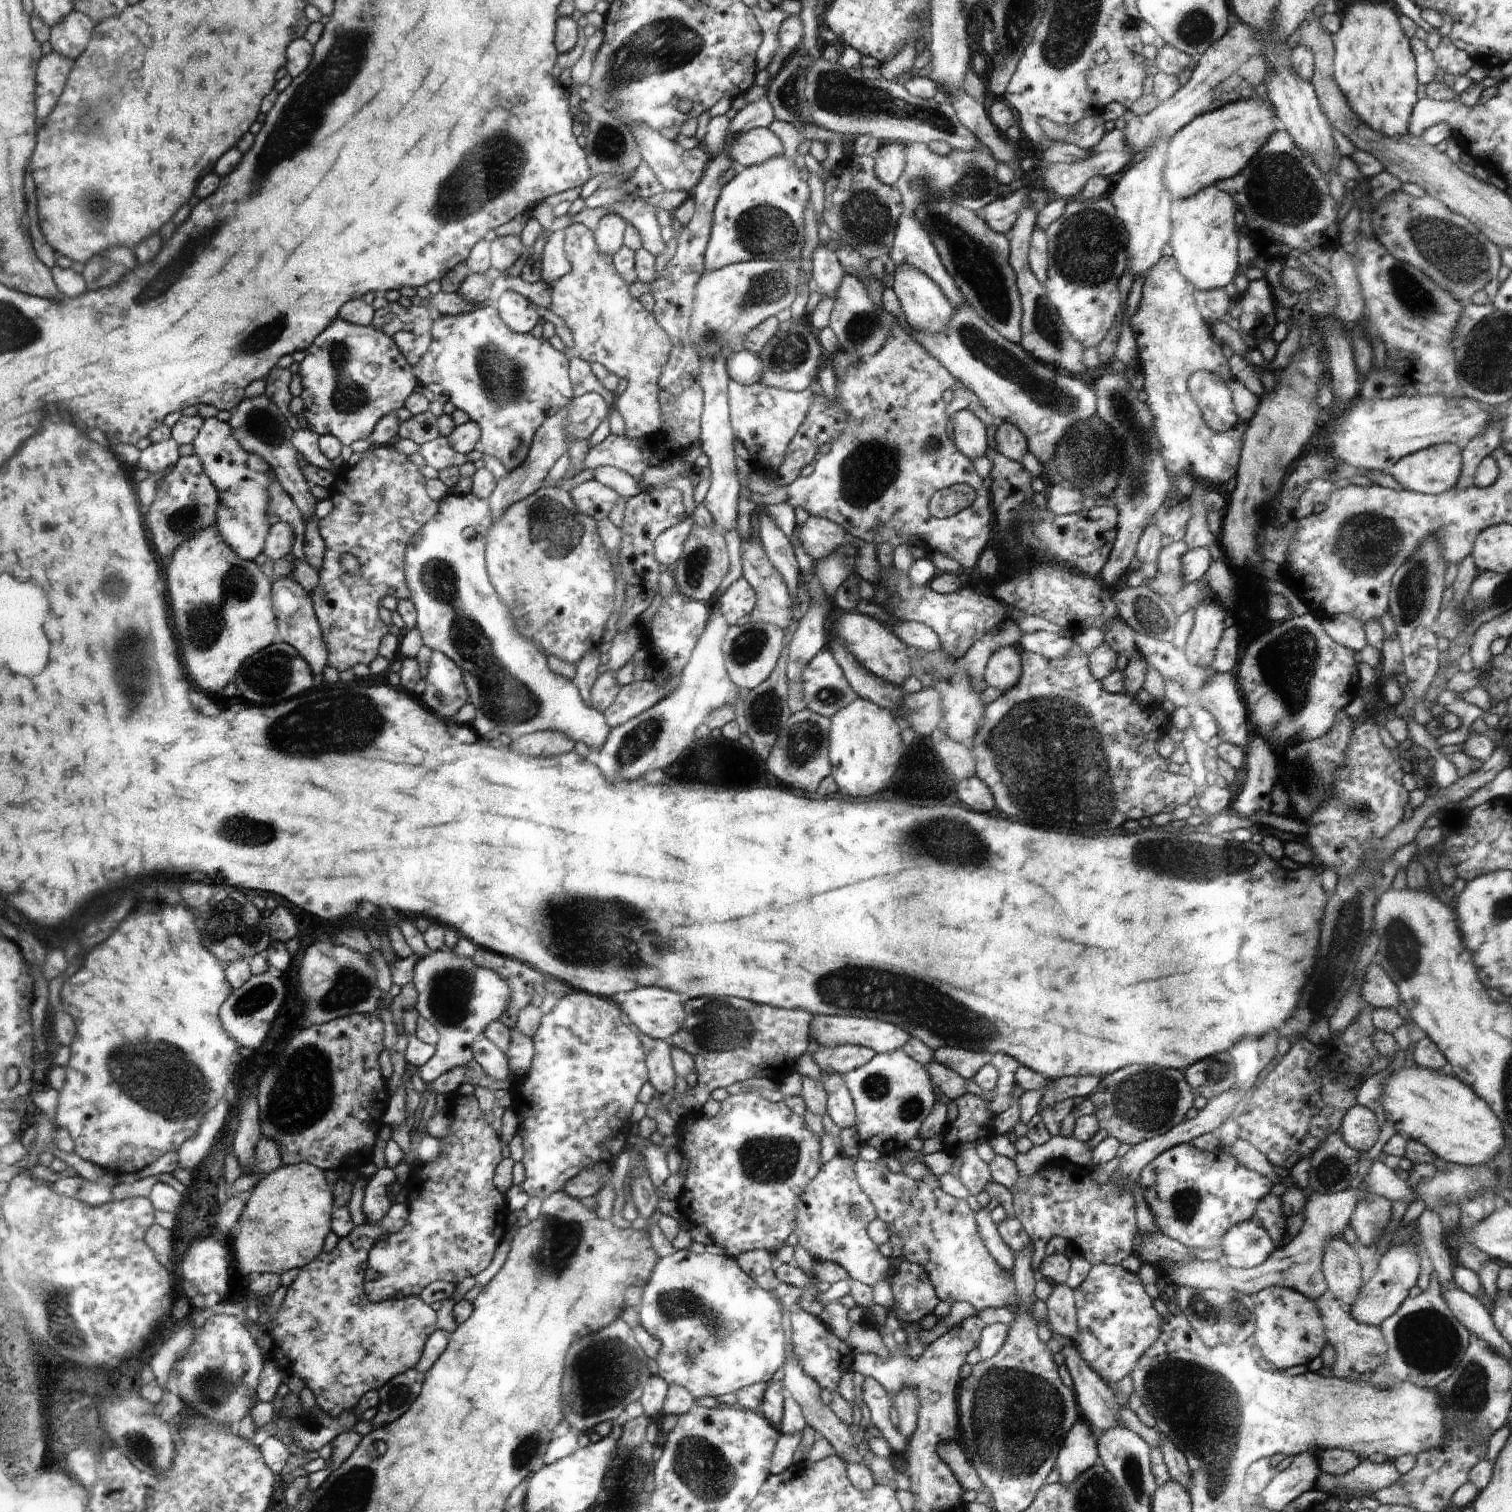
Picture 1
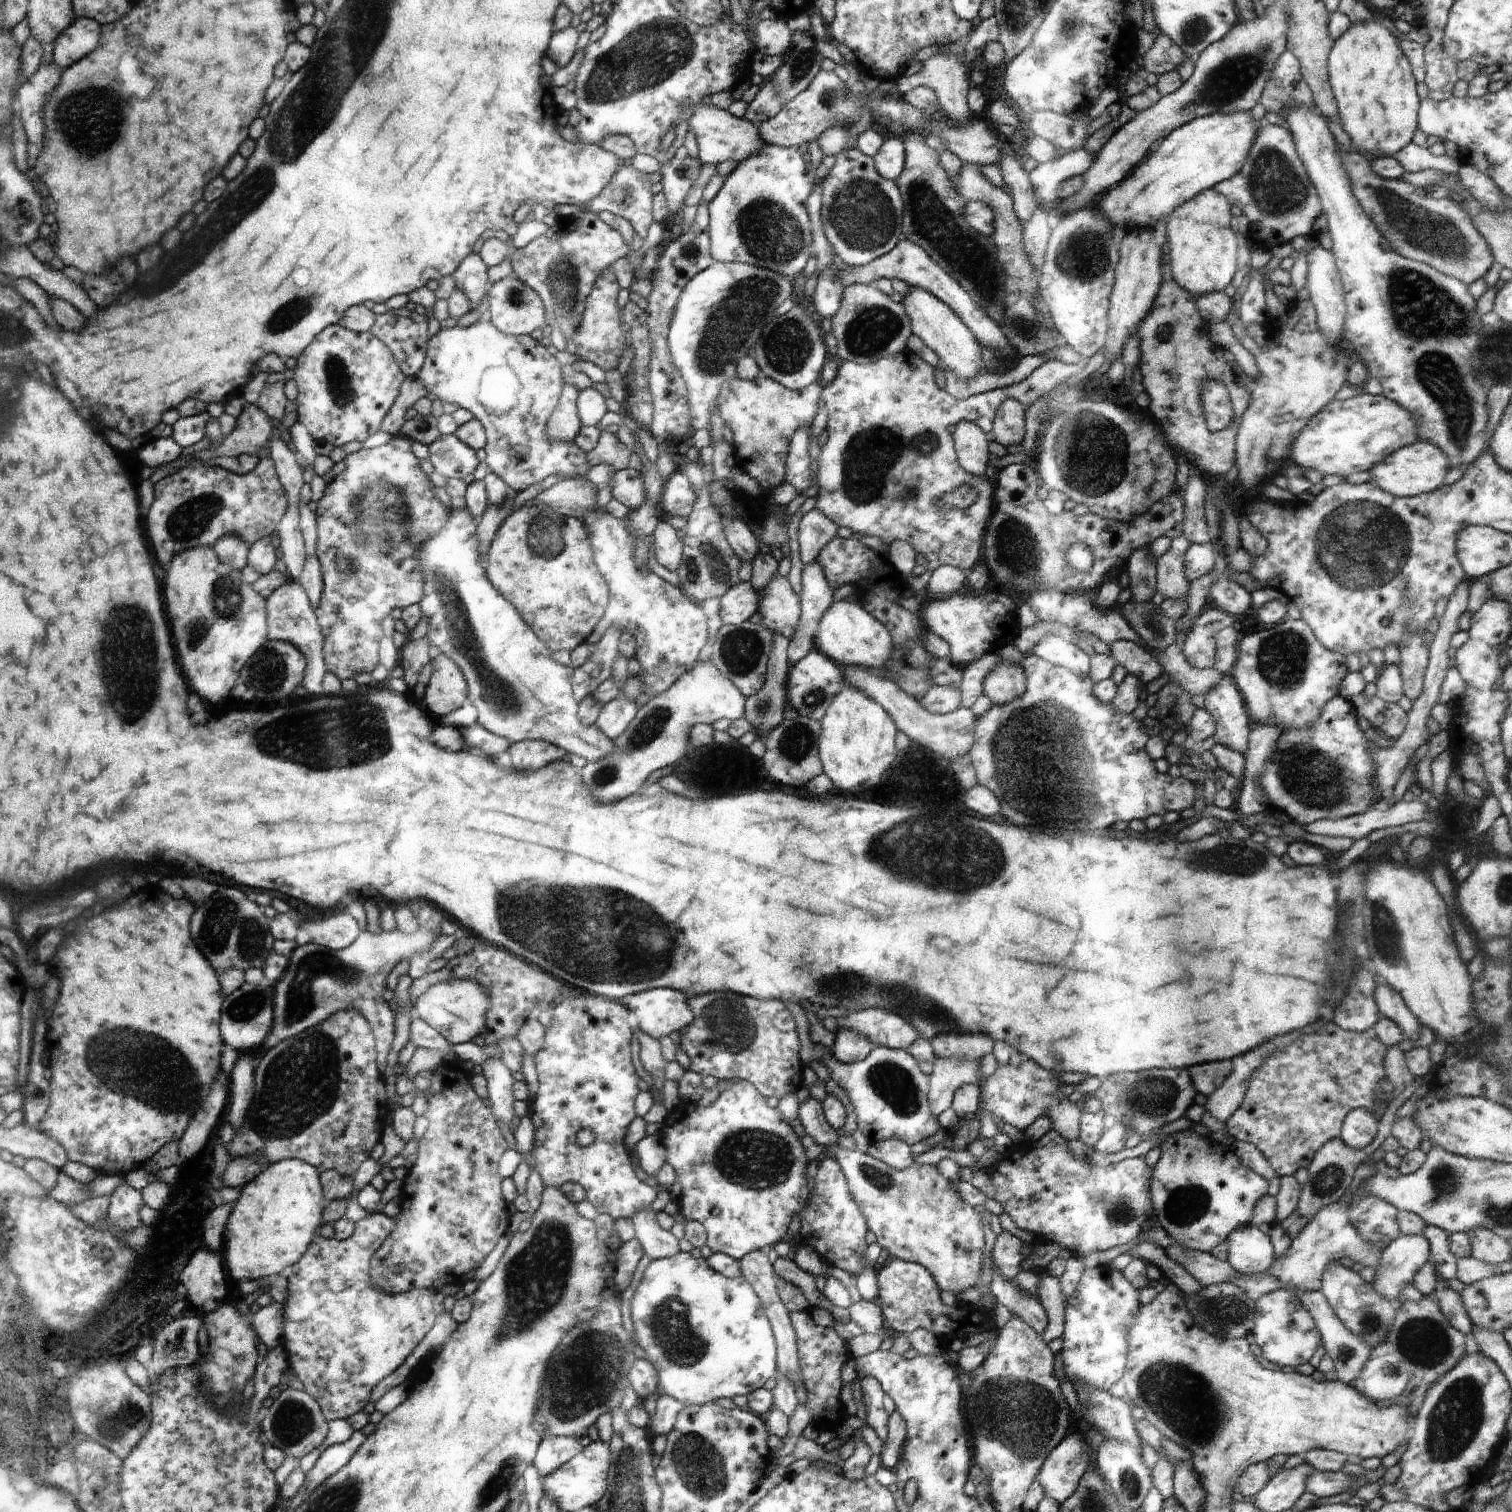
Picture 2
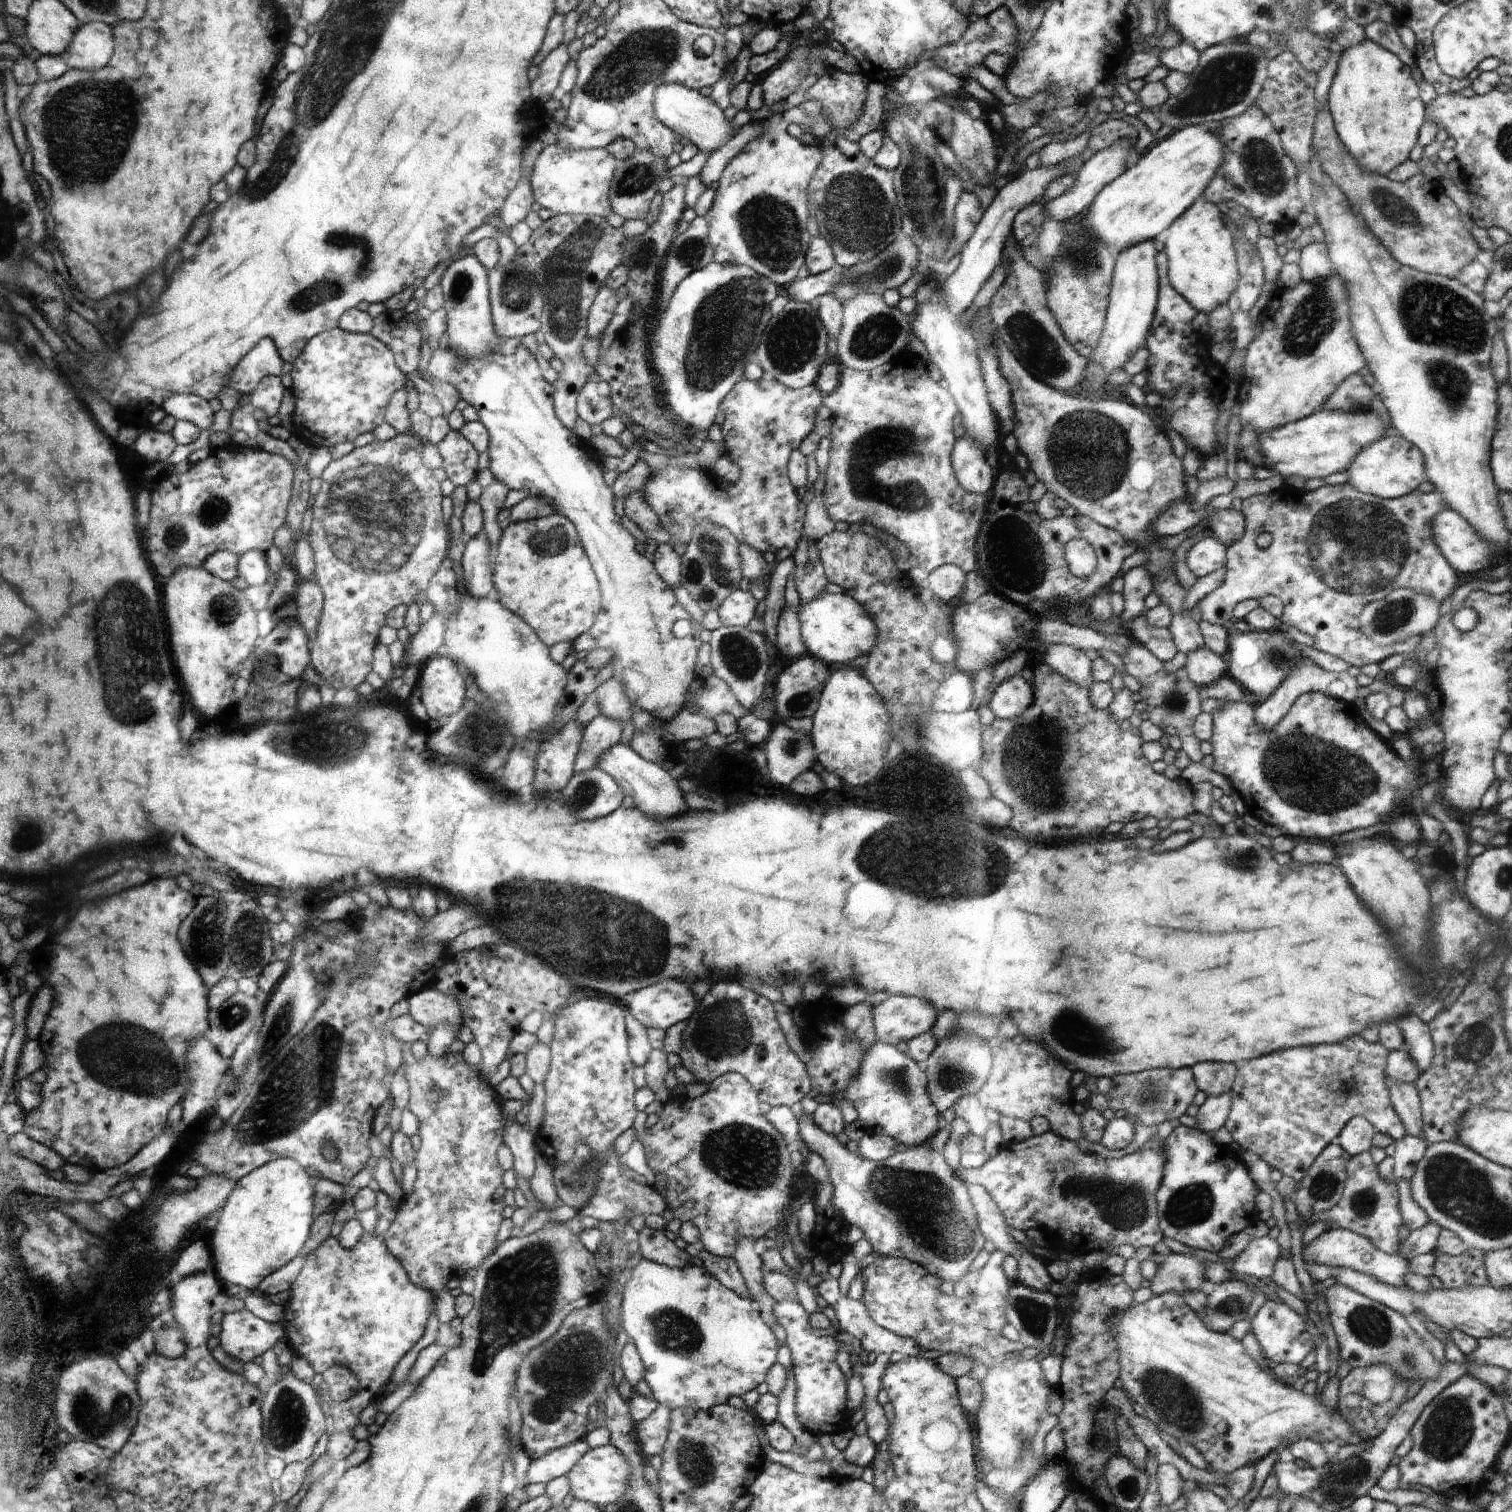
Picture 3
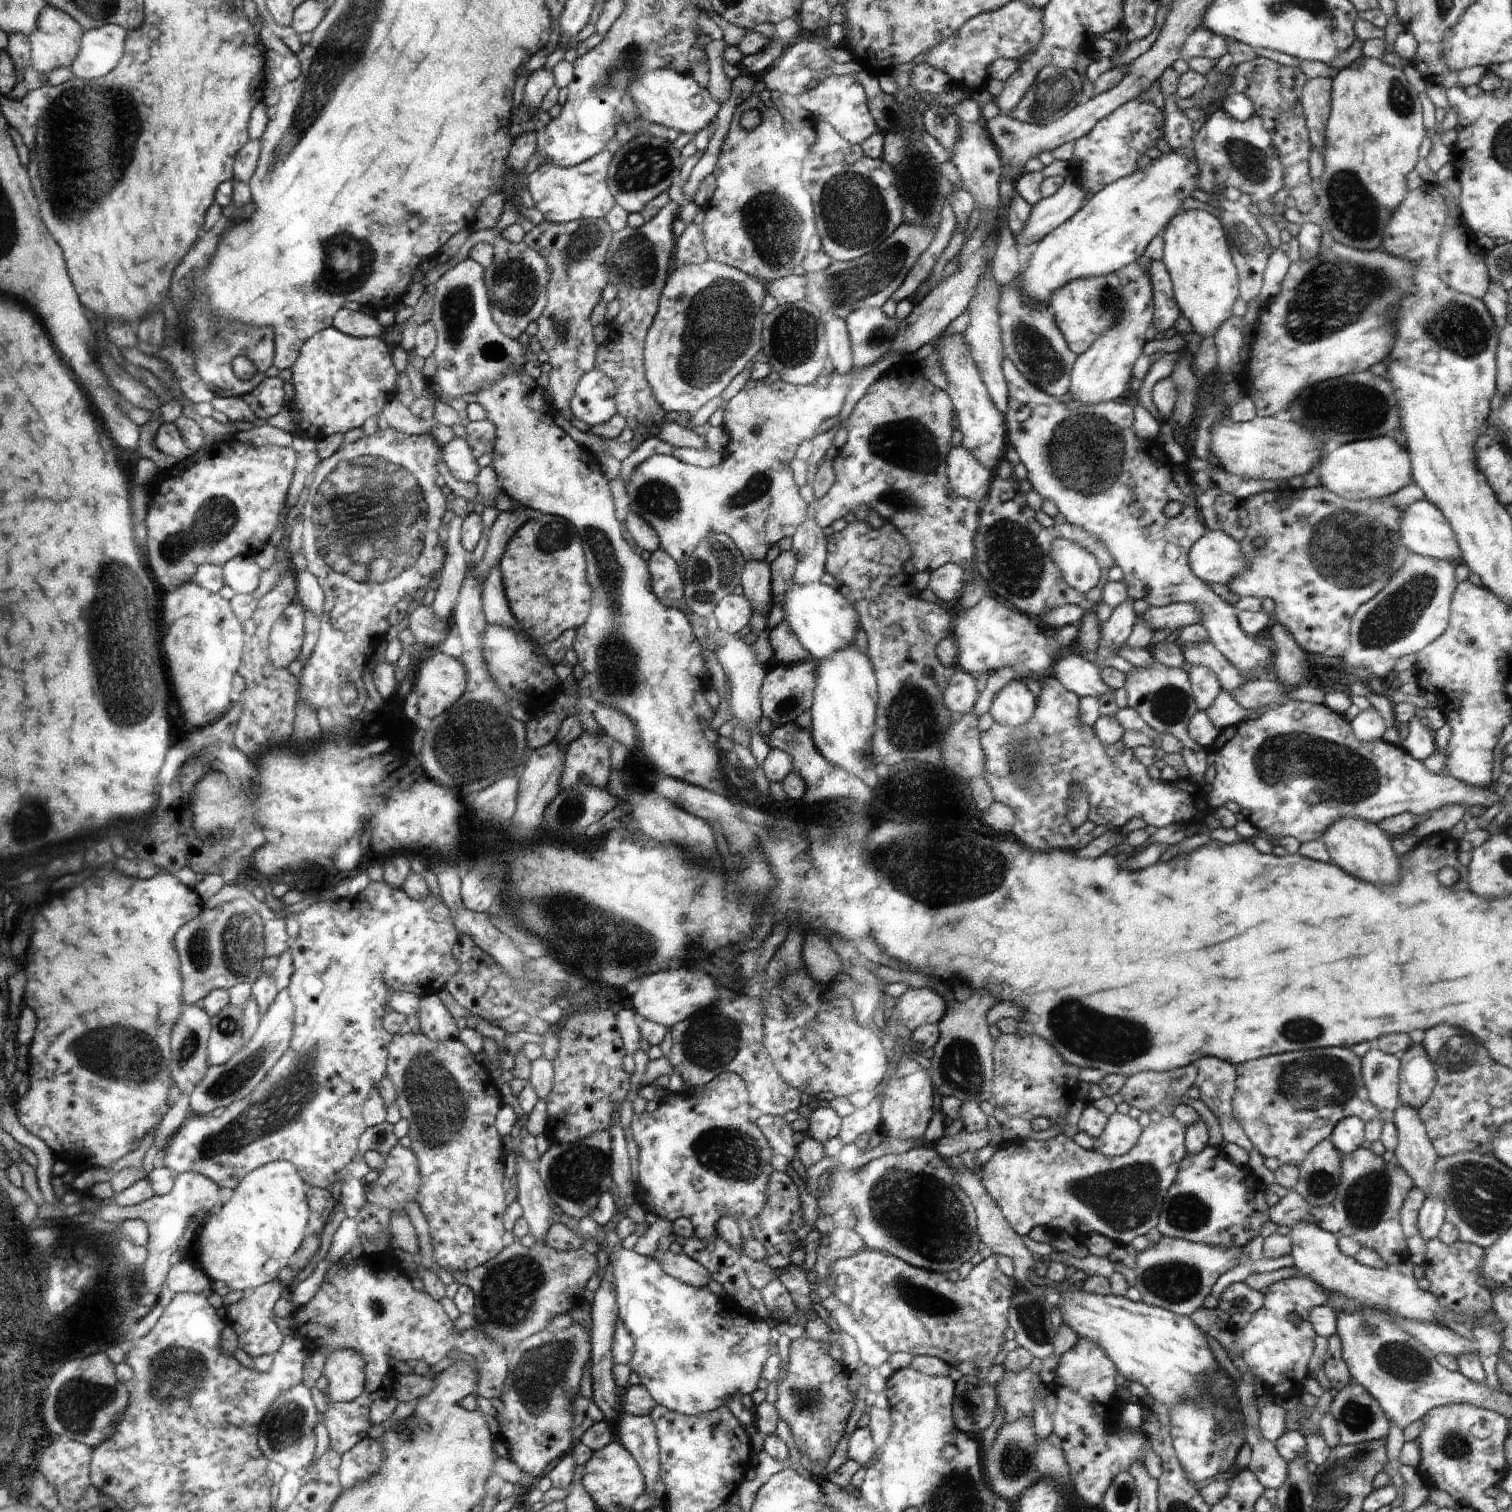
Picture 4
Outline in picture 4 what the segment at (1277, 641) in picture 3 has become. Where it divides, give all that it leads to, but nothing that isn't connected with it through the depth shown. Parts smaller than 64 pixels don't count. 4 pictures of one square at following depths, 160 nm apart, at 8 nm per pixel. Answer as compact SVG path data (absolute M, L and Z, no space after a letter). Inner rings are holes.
M1005 356L1002 361L1003 375L1005 376L1008 388L1009 388L1009 405L1008 410L1003 417L1005 418L1005 429L1007 430L1006 442L1014 447L1014 450L1018 453L1021 462L1027 468L1027 478L1030 480L1034 489L1040 493L1043 499L1054 500L1054 504L1058 507L1058 512L1066 518L1066 522L1079 526L1081 529L1086 529L1092 536L1098 537L1107 547L1109 553L1112 554L1113 560L1117 566L1122 569L1124 573L1123 582L1127 588L1128 597L1133 598L1135 601L1142 598L1146 598L1146 602L1151 607L1165 607L1169 603L1186 603L1189 605L1196 605L1197 609L1201 612L1203 618L1202 626L1208 631L1209 640L1212 644L1234 665L1234 668L1238 670L1243 677L1248 677L1253 671L1262 671L1258 677L1264 677L1269 673L1269 669L1272 667L1274 660L1273 648L1268 648L1256 644L1256 640L1253 636L1247 635L1242 628L1240 628L1238 619L1235 617L1236 608L1235 605L1229 605L1222 597L1219 597L1207 586L1205 582L1202 582L1190 568L1189 565L1189 552L1192 545L1204 536L1204 533L1208 530L1201 519L1199 514L1199 506L1197 505L1197 497L1193 495L1191 491L1188 491L1183 483L1174 479L1173 465L1169 461L1166 453L1162 454L1163 449L1156 439L1143 439L1137 437L1135 428L1133 427L1135 414L1133 407L1122 402L1101 402L1096 404L1080 403L1070 398L1055 397L1048 394L1046 391L1039 389L1037 386L1030 384L1023 374L1019 371L1019 368ZM1172 500L1180 502L1182 510L1179 514L1172 518L1168 518L1164 515L1164 506Z

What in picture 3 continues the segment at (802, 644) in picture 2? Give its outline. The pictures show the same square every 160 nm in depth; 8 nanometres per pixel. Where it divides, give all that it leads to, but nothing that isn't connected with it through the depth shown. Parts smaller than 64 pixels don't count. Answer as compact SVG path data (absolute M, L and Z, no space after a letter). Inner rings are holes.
M805 536L803 541L799 542L799 549L792 556L799 602L809 603L824 592L826 584L830 581L825 575L816 542Z

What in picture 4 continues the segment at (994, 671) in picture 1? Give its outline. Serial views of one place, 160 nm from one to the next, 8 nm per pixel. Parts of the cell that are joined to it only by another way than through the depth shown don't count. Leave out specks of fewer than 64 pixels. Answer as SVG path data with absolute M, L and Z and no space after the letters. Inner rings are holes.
M1021 679L1008 681L994 697L989 713L1002 726L1016 728L1031 718L1037 698Z

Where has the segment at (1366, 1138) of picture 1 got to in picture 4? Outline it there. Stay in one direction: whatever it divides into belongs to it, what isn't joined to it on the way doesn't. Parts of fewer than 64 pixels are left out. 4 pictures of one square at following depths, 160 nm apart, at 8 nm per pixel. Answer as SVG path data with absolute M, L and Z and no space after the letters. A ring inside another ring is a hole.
M1357 1116L1343 1118L1333 1128L1329 1138L1342 1155L1362 1147L1365 1141L1365 1122Z

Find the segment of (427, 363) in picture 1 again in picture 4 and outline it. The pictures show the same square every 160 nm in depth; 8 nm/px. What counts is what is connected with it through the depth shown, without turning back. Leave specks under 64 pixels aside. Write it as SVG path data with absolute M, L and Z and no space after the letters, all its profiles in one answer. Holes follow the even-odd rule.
M524 366L504 371L493 383L488 383L476 393L478 403L486 410L487 419L495 428L495 441L490 466L496 471L497 485L508 494L516 505L558 515L568 519L578 531L583 550L588 550L588 582L596 590L596 602L591 602L592 618L576 630L573 650L586 676L579 681L583 688L592 688L592 698L616 710L626 713L633 720L638 734L638 744L648 758L647 765L667 777L680 779L709 791L725 795L722 784L716 782L716 750L704 738L698 714L694 712L694 694L700 688L700 677L706 677L702 658L702 646L694 638L692 626L676 607L667 607L655 594L648 558L628 542L628 530L624 530L624 518L616 510L616 490L612 490L612 478L604 474L597 457L560 422L556 422L557 410L548 400L549 390L538 385L536 378L525 371Z

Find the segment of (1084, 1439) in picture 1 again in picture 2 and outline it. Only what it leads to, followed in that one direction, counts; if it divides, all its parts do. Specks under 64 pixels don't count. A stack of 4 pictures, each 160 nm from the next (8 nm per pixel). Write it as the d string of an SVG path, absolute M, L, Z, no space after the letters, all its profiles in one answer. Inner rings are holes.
M1071 1430L1066 1434L1048 1453L1038 1472L1046 1496L1060 1504L1072 1496L1088 1468L1090 1453L1082 1432Z

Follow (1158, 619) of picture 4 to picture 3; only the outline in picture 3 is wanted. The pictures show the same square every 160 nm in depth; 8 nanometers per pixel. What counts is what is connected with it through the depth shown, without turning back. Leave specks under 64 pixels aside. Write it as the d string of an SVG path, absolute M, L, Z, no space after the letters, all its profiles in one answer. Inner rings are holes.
M1348 483L1324 485L1312 491L1286 489L1281 484L1271 493L1255 494L1242 503L1244 534L1225 550L1225 580L1198 602L1202 619L1231 629L1236 604L1272 594L1284 604L1283 628L1294 626L1316 641L1316 649L1342 658L1350 666L1362 668L1370 663L1380 664L1390 655L1411 651L1419 645L1420 637L1406 637L1391 648L1384 648L1363 633L1359 616L1369 602L1384 598L1395 588L1412 589L1442 603L1463 584L1461 574L1449 565L1433 539L1433 519L1440 511L1450 508L1436 492L1422 493L1416 489L1403 497L1383 499L1360 492ZM1263 534L1271 535L1272 540L1261 549L1257 542Z

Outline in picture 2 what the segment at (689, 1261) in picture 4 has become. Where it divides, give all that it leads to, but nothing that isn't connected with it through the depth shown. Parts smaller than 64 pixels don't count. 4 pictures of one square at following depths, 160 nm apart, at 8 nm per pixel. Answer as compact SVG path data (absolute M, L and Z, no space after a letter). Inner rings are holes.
M652 1207L639 1210L632 1216L635 1237L642 1245L643 1254L648 1254L653 1259L665 1259L678 1254L678 1240L676 1237L656 1222L657 1214L652 1212Z

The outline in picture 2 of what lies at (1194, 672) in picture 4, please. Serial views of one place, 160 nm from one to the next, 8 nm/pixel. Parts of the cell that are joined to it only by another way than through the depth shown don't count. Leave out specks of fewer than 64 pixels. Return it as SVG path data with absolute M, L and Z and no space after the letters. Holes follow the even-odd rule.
M1205 609L1196 617L1186 636L1182 652L1186 660L1199 669L1212 669L1215 665L1217 646L1214 635L1234 617L1222 609Z

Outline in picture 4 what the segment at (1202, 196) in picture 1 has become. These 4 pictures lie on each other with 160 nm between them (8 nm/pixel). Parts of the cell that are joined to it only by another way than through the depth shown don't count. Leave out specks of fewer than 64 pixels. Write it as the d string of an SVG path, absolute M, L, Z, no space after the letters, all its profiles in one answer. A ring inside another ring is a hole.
M1181 210L1162 230L1162 261L1171 276L1173 291L1181 314L1190 320L1194 332L1205 338L1214 336L1239 298L1236 265L1229 251L1229 242L1221 220L1206 210Z

